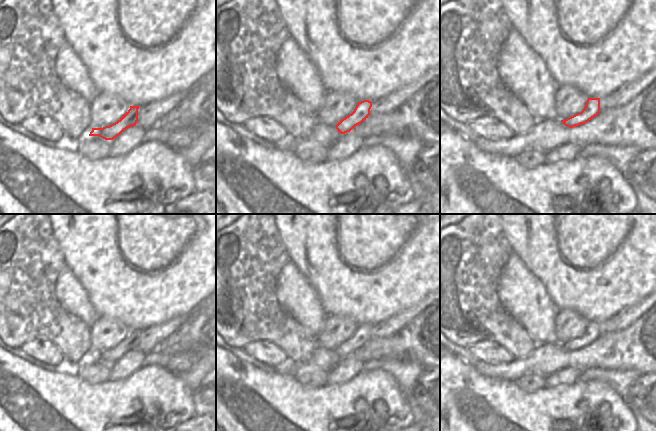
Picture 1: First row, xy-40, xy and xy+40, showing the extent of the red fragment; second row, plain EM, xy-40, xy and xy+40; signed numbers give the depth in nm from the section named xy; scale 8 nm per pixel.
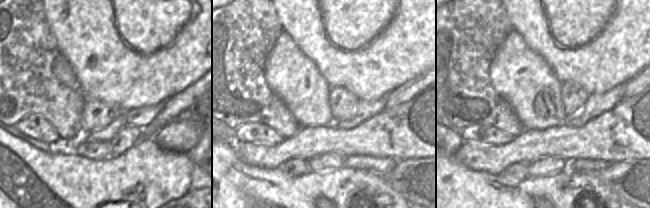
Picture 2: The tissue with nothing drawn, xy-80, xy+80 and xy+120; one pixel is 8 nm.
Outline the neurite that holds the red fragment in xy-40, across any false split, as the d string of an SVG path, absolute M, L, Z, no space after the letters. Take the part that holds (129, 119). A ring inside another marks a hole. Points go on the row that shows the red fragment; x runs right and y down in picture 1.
M130 106L130 109L115 123L103 128L92 128L89 136L99 136L105 140L113 140L127 128L136 126L139 106Z

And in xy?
M369 100L358 102L354 111L338 122L336 125L338 132L345 134L350 132L355 126L364 122L370 115L371 107L372 102Z

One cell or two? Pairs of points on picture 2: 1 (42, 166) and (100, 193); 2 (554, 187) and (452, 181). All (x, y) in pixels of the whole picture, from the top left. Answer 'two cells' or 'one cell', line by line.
1: one cell
2: one cell

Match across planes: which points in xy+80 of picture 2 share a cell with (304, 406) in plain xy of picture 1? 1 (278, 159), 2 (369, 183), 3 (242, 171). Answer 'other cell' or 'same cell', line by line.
1: other cell
2: same cell
3: same cell

